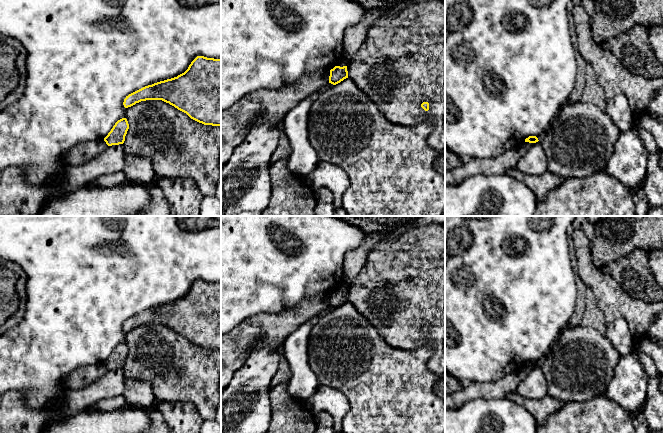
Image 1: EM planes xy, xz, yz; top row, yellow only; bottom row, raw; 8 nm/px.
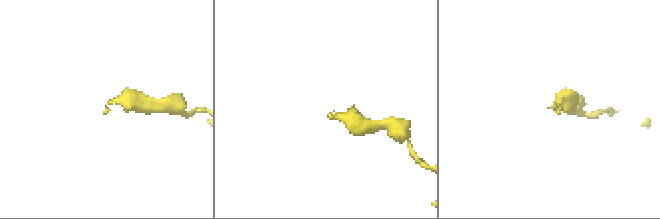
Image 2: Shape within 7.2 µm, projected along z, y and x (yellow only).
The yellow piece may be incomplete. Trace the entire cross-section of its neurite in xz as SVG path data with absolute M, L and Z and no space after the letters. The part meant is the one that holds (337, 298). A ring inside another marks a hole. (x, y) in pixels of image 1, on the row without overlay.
M335 290L330 294L329 307L336 309L348 302L347 290Z

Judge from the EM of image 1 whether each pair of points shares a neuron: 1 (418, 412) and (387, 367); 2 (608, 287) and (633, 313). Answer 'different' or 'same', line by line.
1: same
2: same

